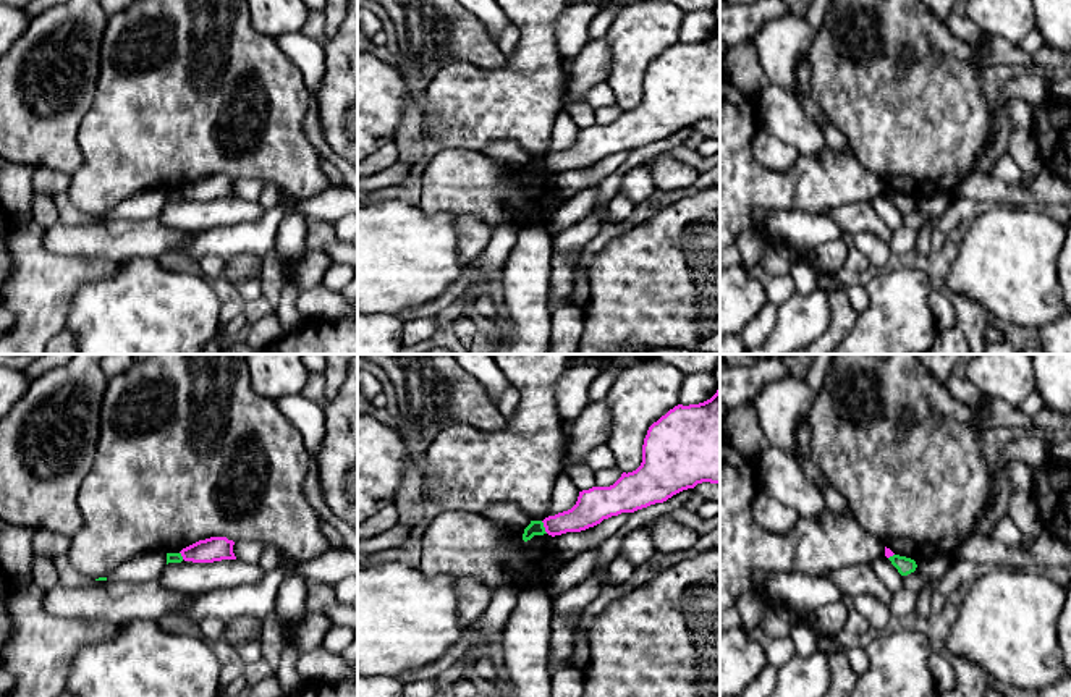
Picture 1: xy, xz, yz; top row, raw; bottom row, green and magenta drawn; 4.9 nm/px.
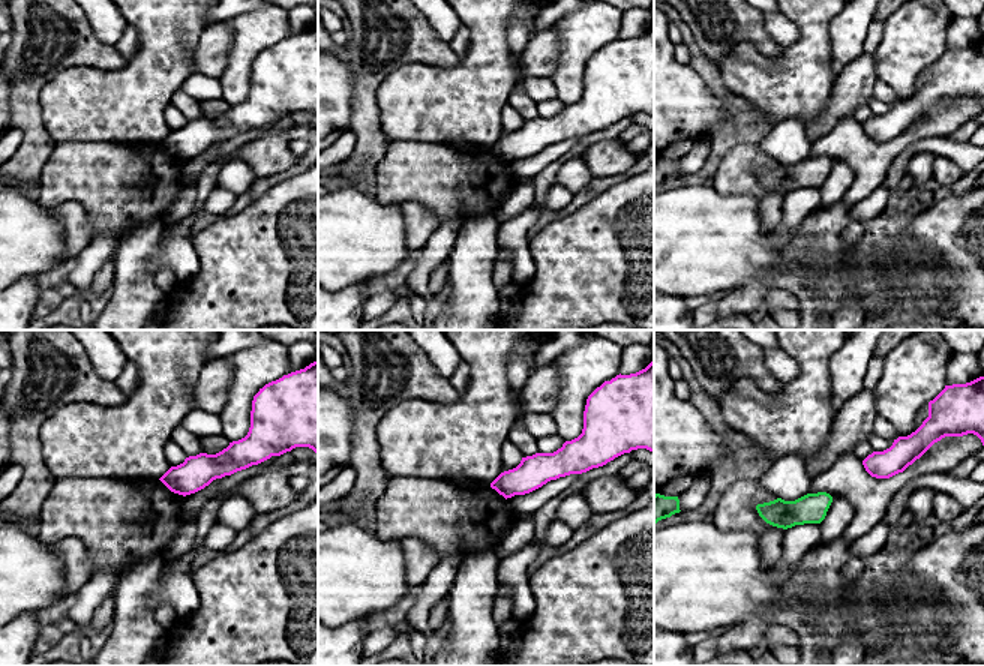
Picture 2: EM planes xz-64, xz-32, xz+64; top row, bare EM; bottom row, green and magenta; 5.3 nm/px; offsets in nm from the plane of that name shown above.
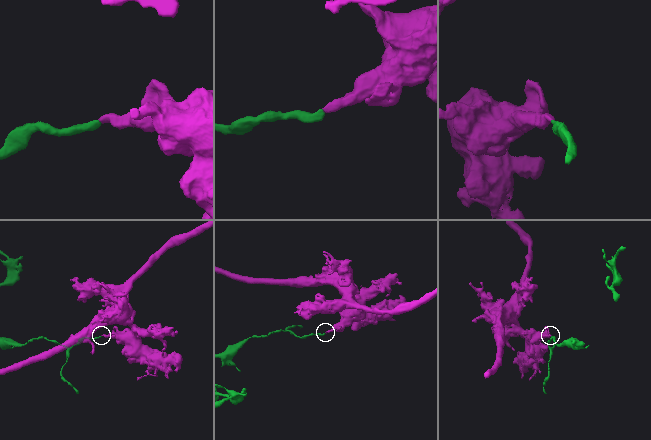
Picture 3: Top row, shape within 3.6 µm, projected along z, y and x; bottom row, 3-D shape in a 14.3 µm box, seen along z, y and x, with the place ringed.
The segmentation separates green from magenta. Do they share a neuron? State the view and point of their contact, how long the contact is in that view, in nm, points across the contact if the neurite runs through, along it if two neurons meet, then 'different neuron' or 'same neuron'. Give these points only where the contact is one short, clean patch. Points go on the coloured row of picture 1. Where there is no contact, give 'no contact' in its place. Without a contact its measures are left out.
xz (544, 528) | 70 nm | along xz (541, 521), (547, 532) | different neuron

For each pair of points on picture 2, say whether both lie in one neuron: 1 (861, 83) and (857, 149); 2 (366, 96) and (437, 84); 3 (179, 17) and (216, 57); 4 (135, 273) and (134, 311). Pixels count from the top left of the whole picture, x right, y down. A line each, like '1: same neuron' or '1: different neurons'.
1: different neurons
2: different neurons
3: different neurons
4: same neuron

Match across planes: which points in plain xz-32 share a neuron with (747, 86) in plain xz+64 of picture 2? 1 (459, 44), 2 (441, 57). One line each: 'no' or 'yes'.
1: no
2: no

